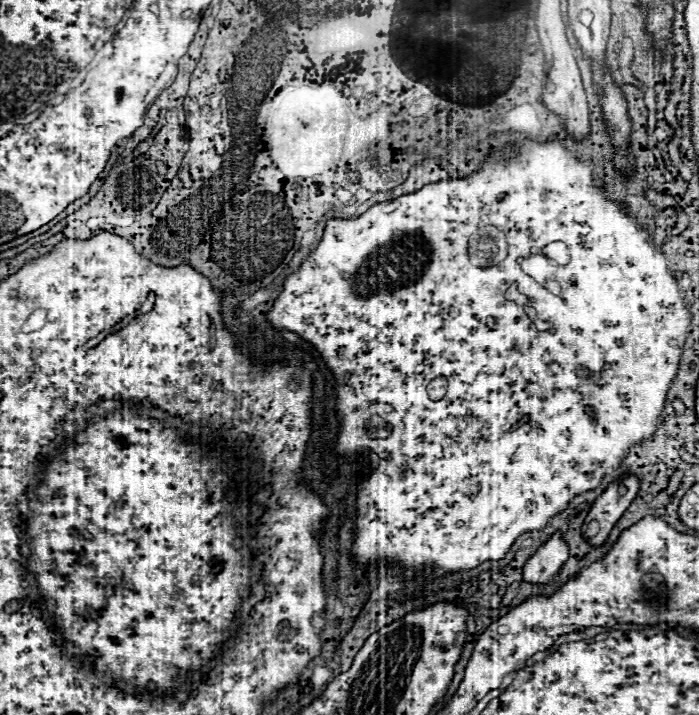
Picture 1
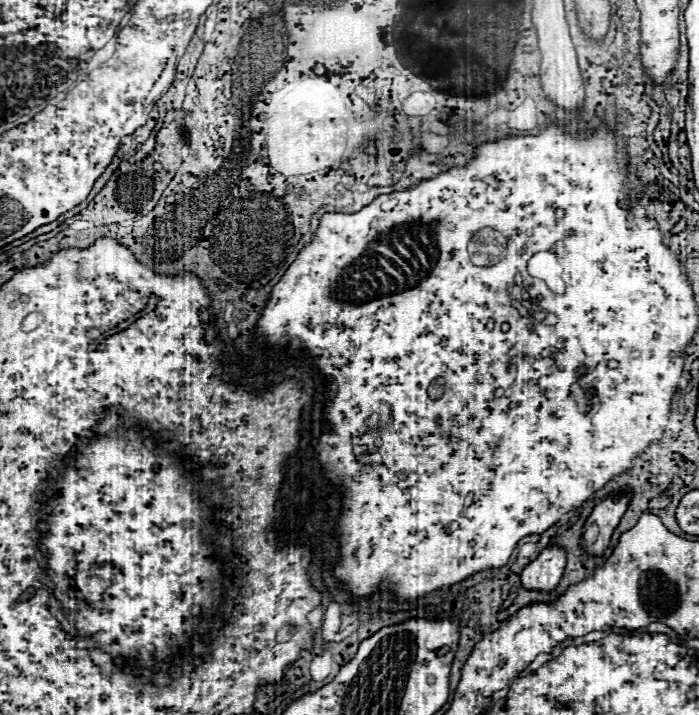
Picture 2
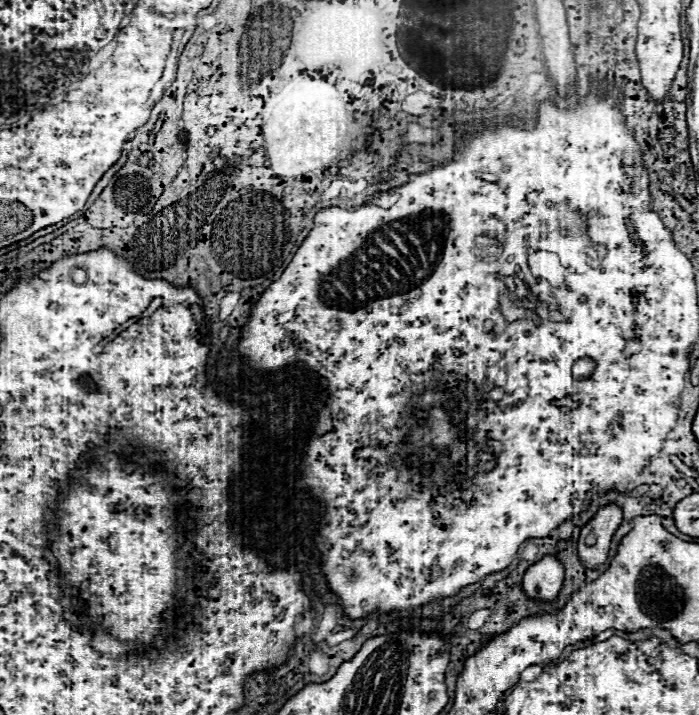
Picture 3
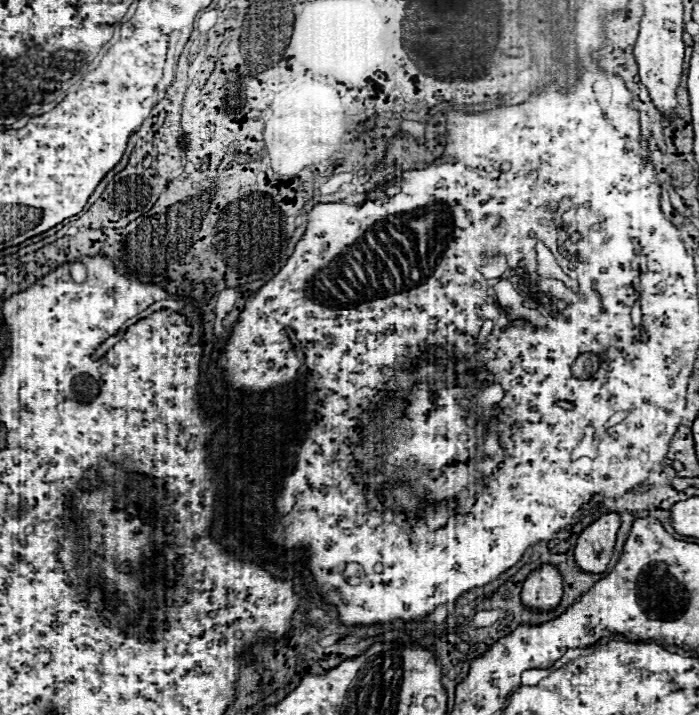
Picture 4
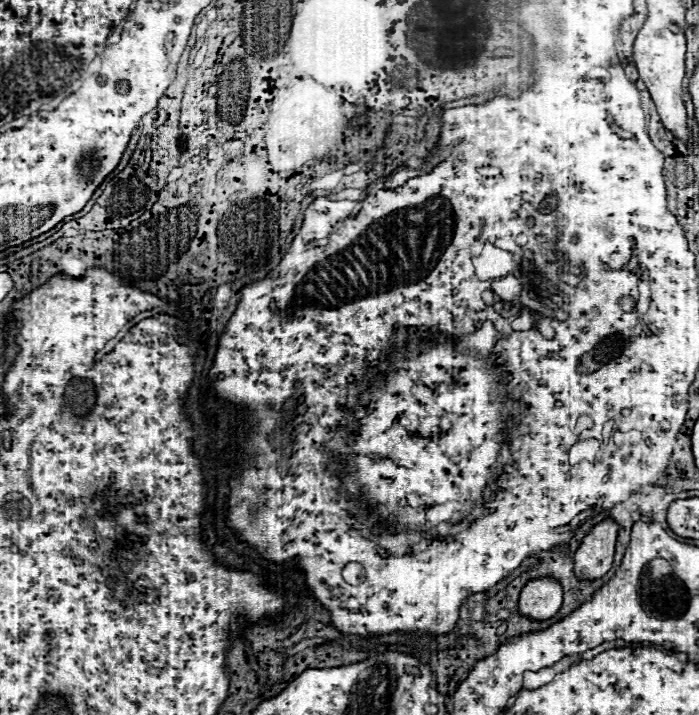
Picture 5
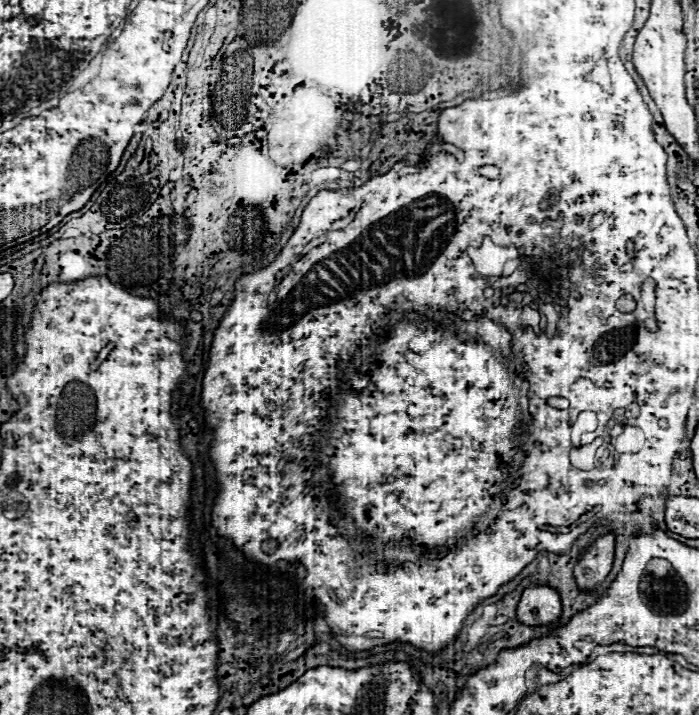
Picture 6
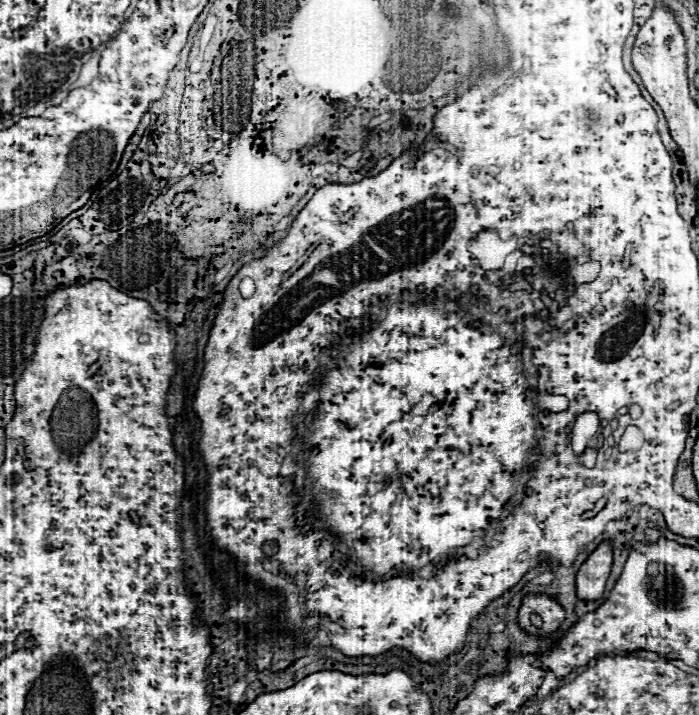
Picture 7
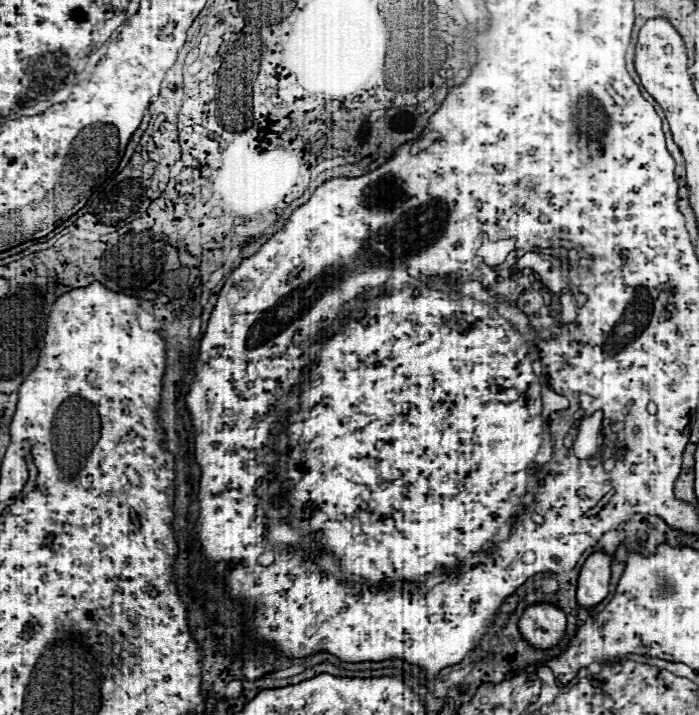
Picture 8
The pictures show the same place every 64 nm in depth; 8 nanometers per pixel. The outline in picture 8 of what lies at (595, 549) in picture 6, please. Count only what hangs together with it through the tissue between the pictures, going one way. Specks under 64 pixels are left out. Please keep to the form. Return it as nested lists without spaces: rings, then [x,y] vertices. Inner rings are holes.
[[[594,552],[582,566],[578,576],[578,604],[592,608],[608,596],[612,556],[606,552]]]

